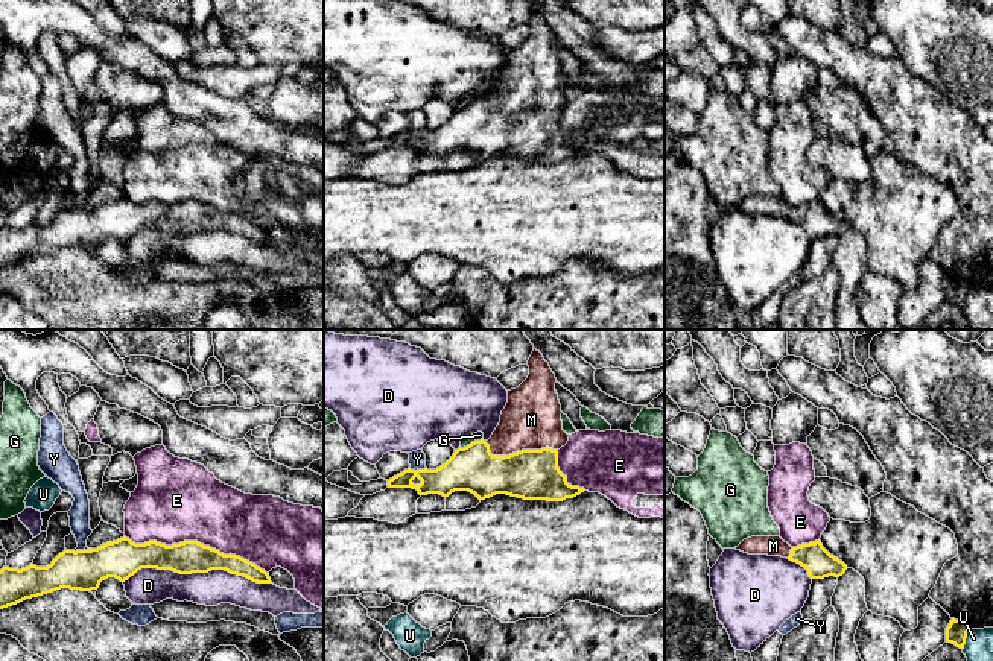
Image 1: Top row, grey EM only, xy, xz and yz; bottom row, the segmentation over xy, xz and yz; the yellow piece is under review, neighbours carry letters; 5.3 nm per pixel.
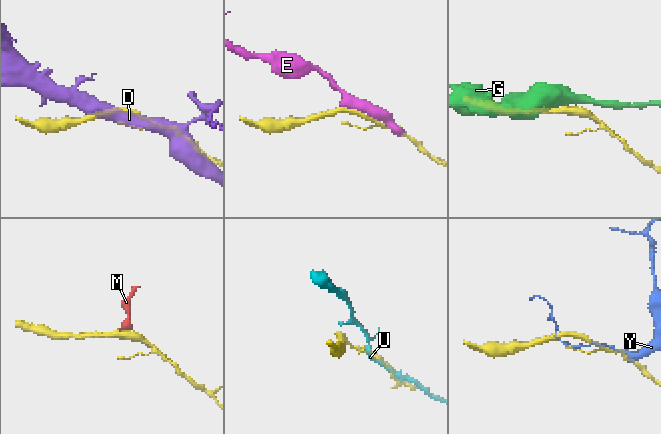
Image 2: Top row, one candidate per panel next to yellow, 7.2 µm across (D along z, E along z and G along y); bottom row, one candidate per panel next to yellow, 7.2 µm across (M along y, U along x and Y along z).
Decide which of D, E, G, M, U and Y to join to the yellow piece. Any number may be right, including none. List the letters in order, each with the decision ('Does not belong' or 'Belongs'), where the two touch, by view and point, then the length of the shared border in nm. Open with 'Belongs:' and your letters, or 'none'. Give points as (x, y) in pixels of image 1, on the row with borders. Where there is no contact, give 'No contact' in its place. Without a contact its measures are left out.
Belongs: M
D: Does not belong. Touches yellow at xy (198, 572). Shared border 800 nm
E: Does not belong. Touches yellow at xy (196, 541). Shared border 800 nm
G: Does not belong. Touches yellow at xz (472, 442). Shared border 130 nm
M: Belongs. Touches yellow at xz (519, 452). Shared border 400 nm
U: Does not belong. Touches yellow at yz (964, 640). Shared border 120 nm
Y: Does not belong. Touches yellow at xz (417, 470). Shared border 90 nm

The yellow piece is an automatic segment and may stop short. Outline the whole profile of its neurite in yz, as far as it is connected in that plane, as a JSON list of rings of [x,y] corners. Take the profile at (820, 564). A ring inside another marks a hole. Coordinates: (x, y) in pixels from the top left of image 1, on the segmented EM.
[[[751,536],[744,539],[736,550],[748,555],[768,555],[788,558],[807,570],[811,579],[839,577],[847,565],[830,555],[821,541],[791,547],[780,536]]]

